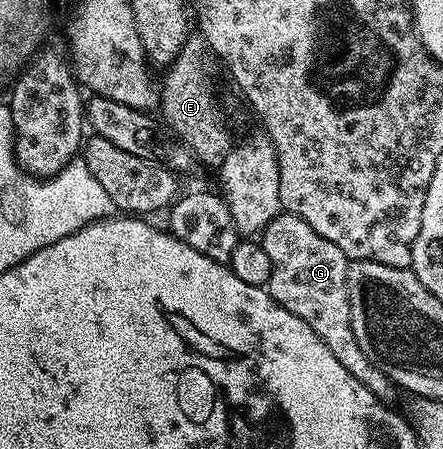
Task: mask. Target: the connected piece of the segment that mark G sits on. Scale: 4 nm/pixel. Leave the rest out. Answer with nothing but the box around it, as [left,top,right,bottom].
[259,210,399,405]

